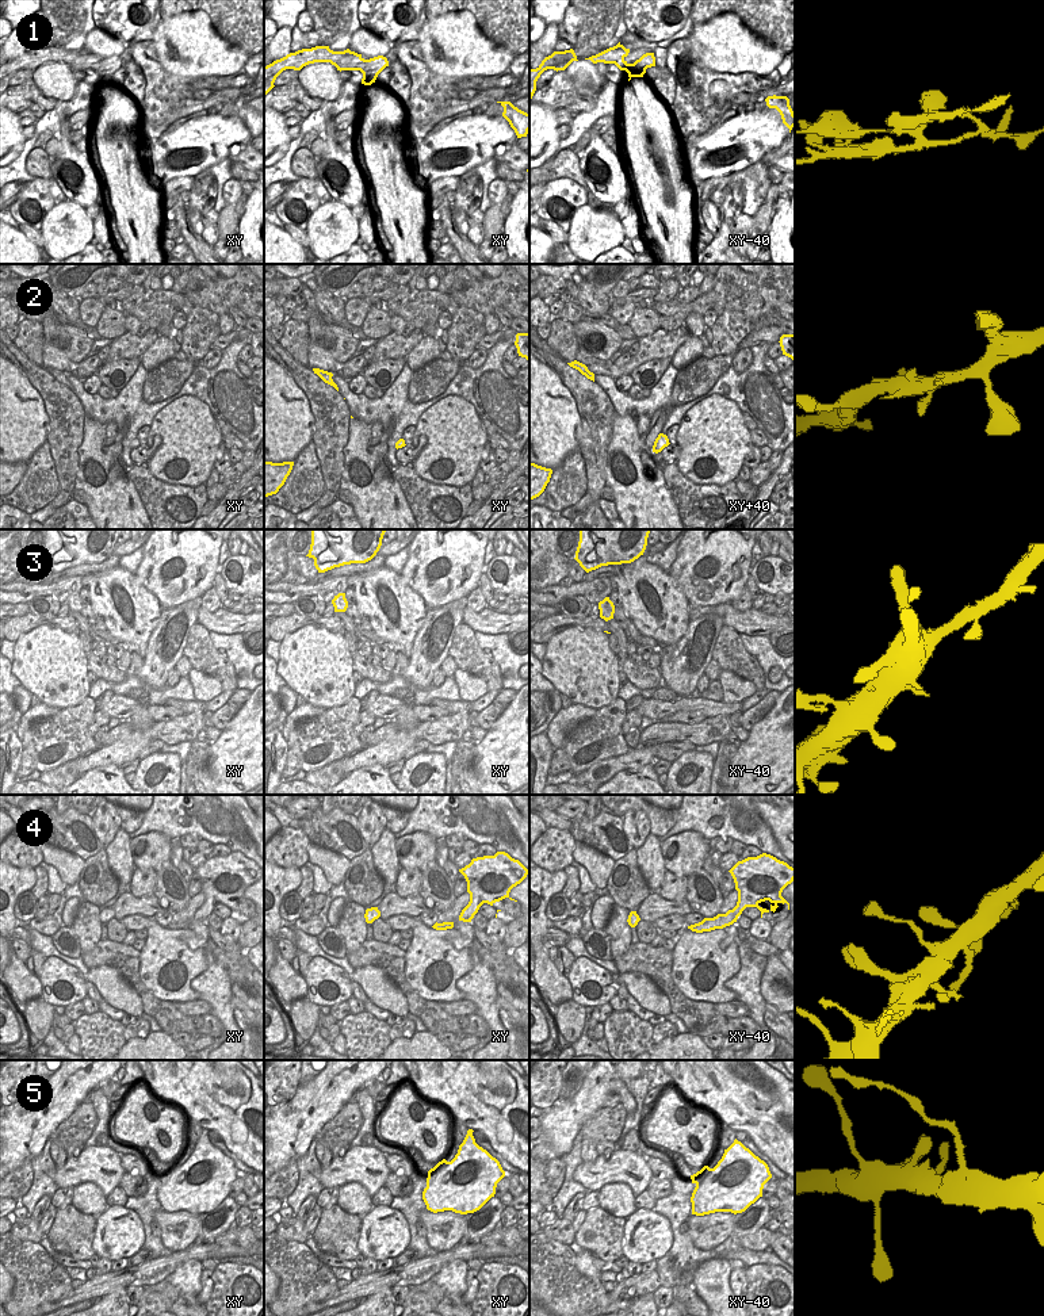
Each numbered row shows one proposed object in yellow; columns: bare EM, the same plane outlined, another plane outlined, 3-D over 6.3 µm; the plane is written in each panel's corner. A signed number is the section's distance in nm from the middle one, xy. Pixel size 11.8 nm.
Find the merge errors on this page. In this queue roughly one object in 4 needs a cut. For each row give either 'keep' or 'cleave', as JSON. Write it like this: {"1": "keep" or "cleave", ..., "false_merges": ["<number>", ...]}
{"1": "cleave", "2": "keep", "3": "keep", "4": "keep", "5": "keep", "false_merges": ["1"]}

